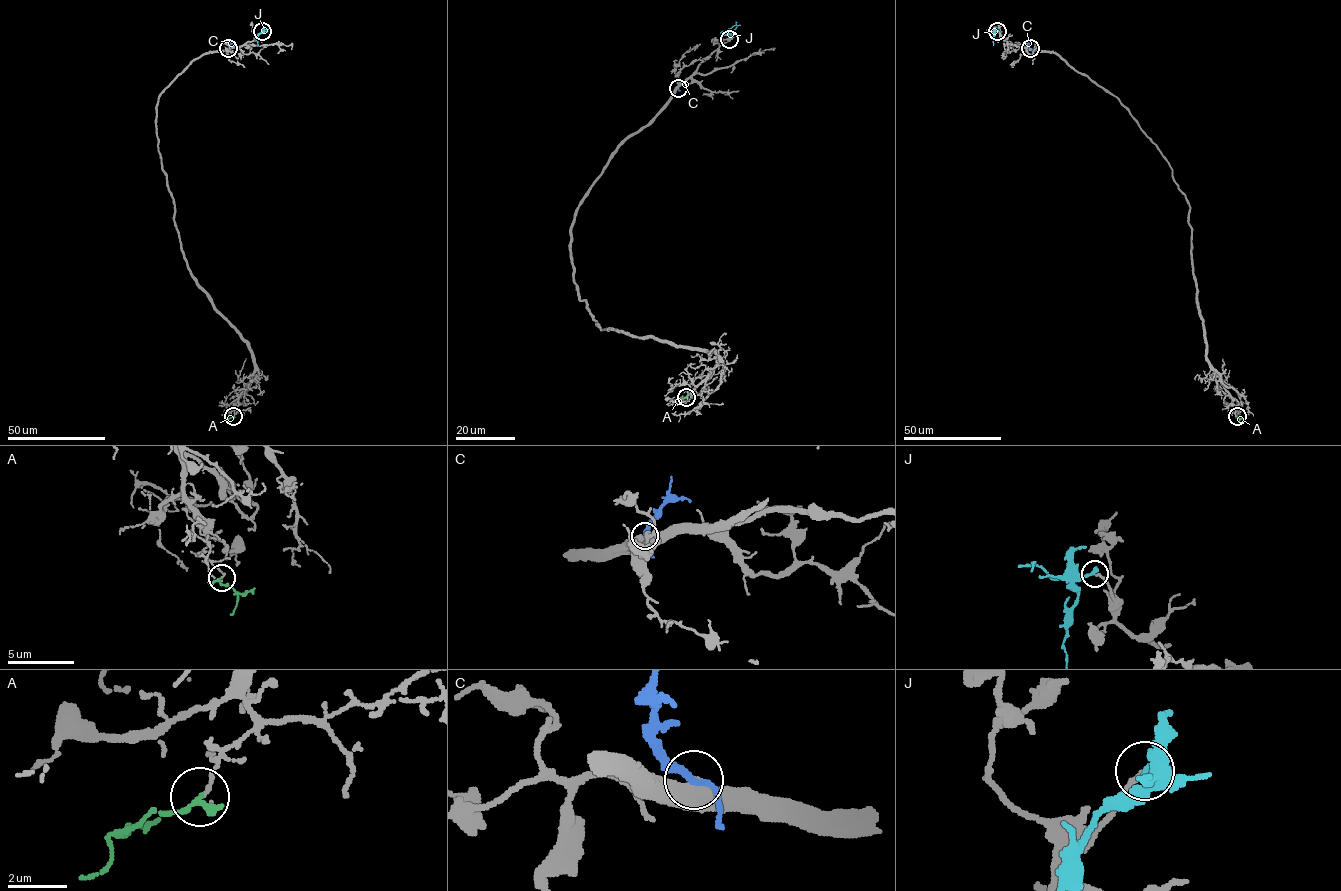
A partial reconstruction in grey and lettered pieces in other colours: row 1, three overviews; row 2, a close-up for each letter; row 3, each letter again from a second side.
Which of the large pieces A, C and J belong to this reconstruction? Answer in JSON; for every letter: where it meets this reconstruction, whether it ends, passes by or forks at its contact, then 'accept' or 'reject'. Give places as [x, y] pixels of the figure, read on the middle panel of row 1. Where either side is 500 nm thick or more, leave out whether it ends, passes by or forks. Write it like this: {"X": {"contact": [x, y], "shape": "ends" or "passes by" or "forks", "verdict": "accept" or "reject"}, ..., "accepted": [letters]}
{"A": {"contact": [686, 397], "shape": "passes by", "verdict": "reject"}, "C": {"contact": [678, 88], "verdict": "reject"}, "J": {"contact": [729, 39], "shape": "ends", "verdict": "reject"}, "accepted": []}

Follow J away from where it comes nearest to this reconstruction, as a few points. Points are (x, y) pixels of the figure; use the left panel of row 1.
J: (262, 31), (257, 39), (258, 45)

